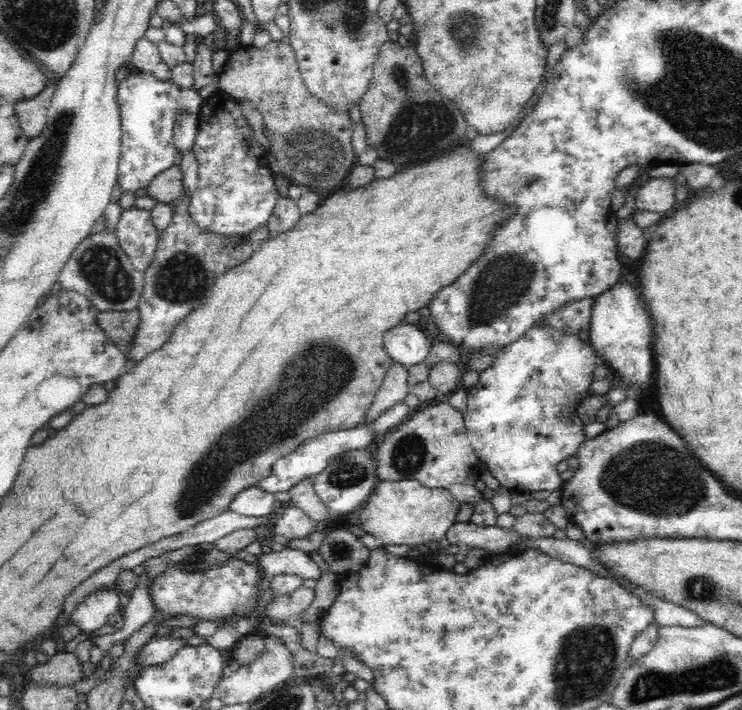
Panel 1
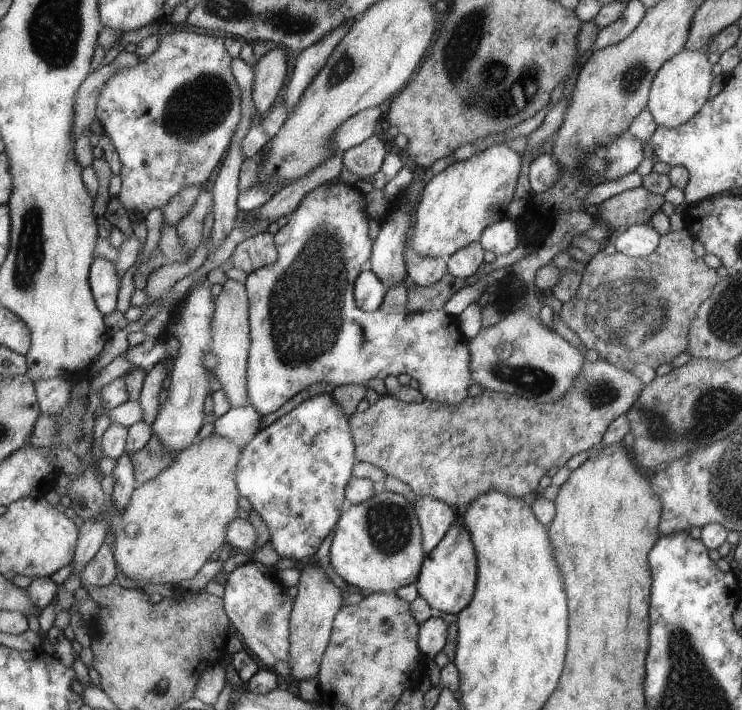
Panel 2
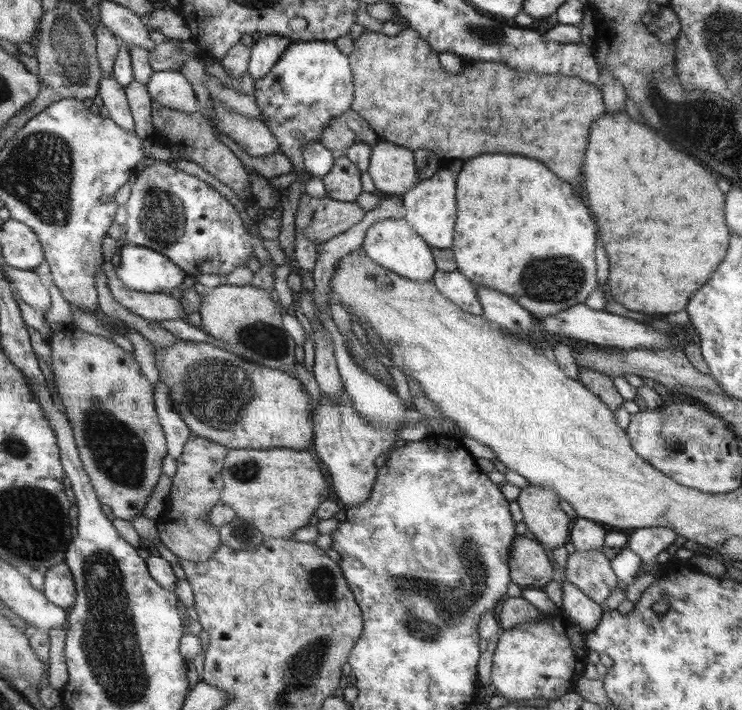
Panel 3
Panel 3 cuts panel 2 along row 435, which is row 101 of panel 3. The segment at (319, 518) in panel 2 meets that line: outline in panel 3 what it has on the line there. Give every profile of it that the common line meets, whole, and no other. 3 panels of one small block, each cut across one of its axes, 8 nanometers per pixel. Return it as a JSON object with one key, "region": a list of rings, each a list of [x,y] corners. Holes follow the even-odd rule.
{"region":[[[294,41],[281,60],[264,77],[255,80],[255,95],[262,109],[262,122],[270,127],[281,153],[294,164],[292,172],[304,171],[301,148],[306,142],[319,141],[330,119],[348,111],[356,84],[352,84],[348,56],[340,52],[335,41]]]}

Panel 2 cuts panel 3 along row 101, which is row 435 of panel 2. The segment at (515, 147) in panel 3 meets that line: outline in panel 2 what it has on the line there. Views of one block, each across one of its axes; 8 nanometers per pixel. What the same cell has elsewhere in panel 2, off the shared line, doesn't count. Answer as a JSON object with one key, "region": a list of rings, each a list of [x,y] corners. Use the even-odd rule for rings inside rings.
{"region":[[[604,359],[598,362],[584,362],[580,376],[574,380],[574,385],[570,386],[570,390],[556,402],[548,402],[540,404],[532,399],[524,398],[518,395],[509,395],[508,393],[497,393],[483,391],[481,394],[466,398],[464,402],[456,404],[456,406],[446,406],[440,402],[424,400],[419,403],[405,403],[394,396],[388,394],[380,396],[376,404],[372,404],[363,412],[356,411],[356,414],[350,418],[350,426],[354,433],[354,442],[357,442],[357,461],[359,463],[368,463],[384,470],[387,476],[392,476],[405,482],[413,490],[418,497],[432,496],[441,499],[442,502],[449,503],[450,506],[469,506],[480,494],[486,494],[490,490],[500,490],[504,494],[510,494],[514,497],[522,498],[526,494],[540,492],[539,482],[546,476],[550,468],[560,468],[566,465],[566,462],[580,454],[586,452],[594,446],[601,445],[602,437],[606,434],[608,426],[618,418],[618,416],[628,413],[633,405],[641,398],[641,393],[644,392],[645,385],[636,374],[632,374],[629,369],[616,366]]]}

